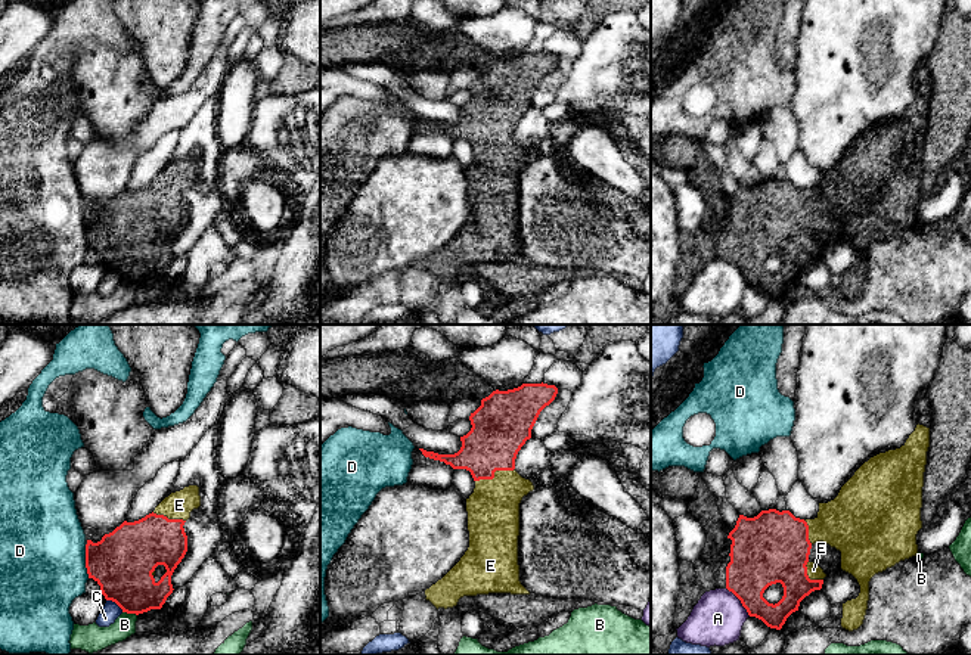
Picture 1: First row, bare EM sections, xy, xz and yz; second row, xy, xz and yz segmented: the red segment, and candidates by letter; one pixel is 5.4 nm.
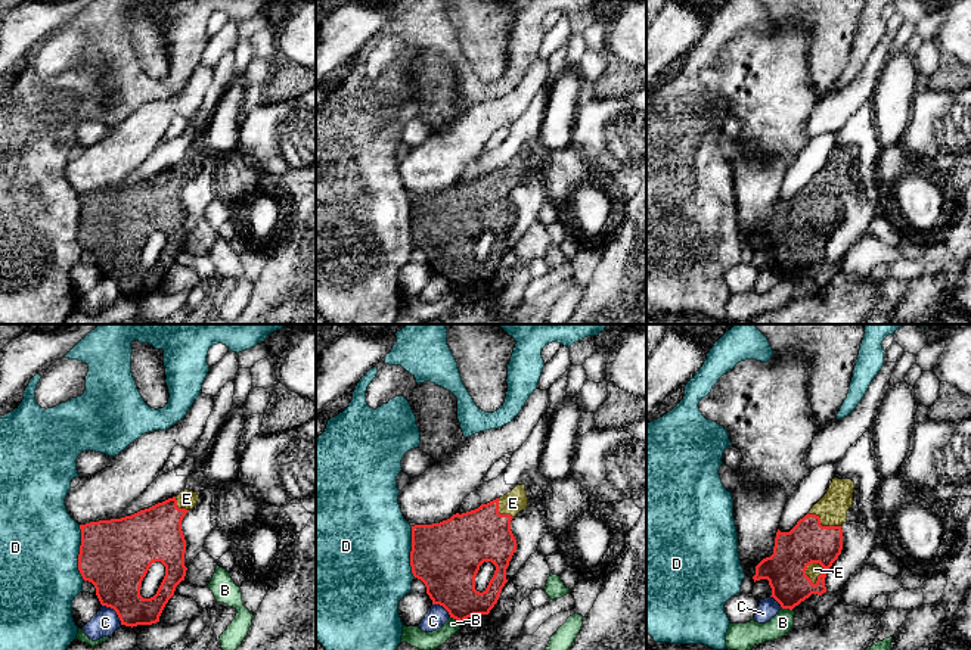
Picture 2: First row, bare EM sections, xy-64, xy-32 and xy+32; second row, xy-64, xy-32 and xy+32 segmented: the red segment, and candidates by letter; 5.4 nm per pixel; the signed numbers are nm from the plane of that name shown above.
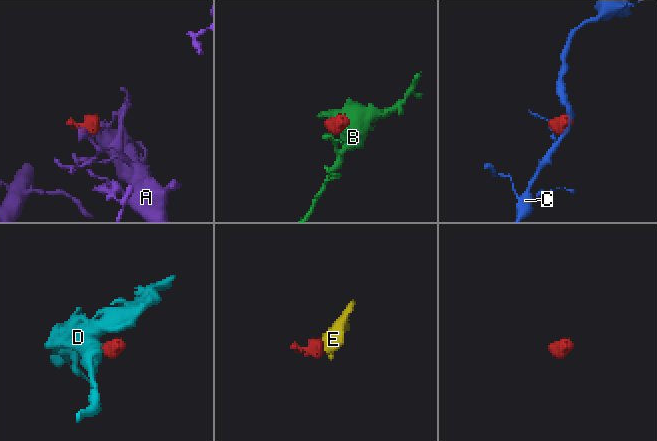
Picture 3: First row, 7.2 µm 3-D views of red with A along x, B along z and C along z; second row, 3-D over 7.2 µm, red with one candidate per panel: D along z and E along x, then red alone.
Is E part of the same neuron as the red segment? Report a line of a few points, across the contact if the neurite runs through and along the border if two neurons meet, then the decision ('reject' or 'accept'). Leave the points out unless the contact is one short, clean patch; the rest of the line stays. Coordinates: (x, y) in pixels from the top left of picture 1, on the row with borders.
accept

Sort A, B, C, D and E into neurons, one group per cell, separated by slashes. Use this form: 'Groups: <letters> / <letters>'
Groups: A / B / C / D / E

